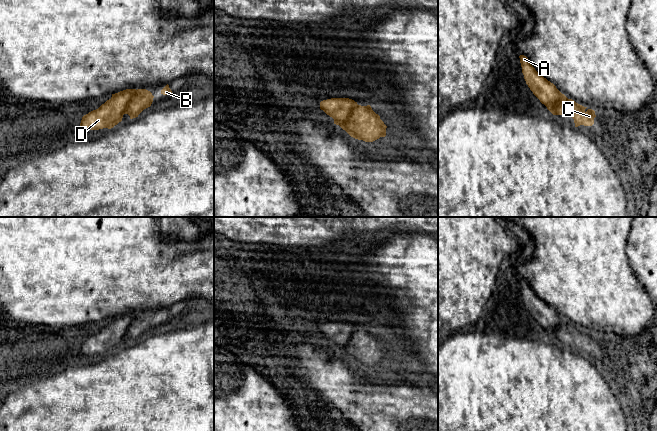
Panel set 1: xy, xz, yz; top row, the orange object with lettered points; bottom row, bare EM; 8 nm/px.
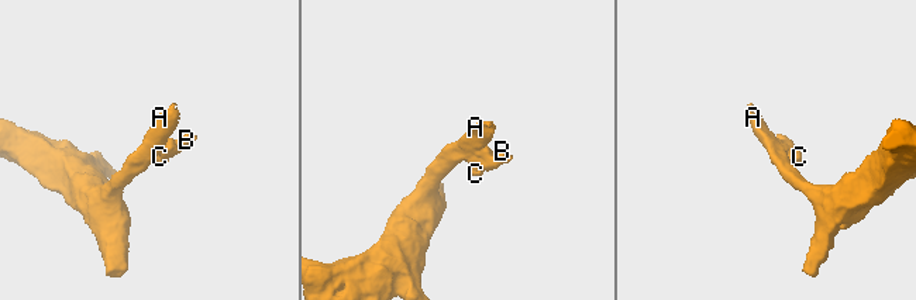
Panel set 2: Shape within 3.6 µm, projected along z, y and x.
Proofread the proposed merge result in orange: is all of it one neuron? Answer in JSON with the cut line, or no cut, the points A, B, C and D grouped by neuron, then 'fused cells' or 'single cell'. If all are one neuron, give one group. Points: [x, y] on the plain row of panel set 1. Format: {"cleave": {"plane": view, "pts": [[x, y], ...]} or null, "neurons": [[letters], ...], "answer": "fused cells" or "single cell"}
{"cleave": {"plane": "xy", "pts": [[136, 314], [124, 337]]}, "neurons": [["A", "D"], ["B", "C"]], "answer": "fused cells"}

